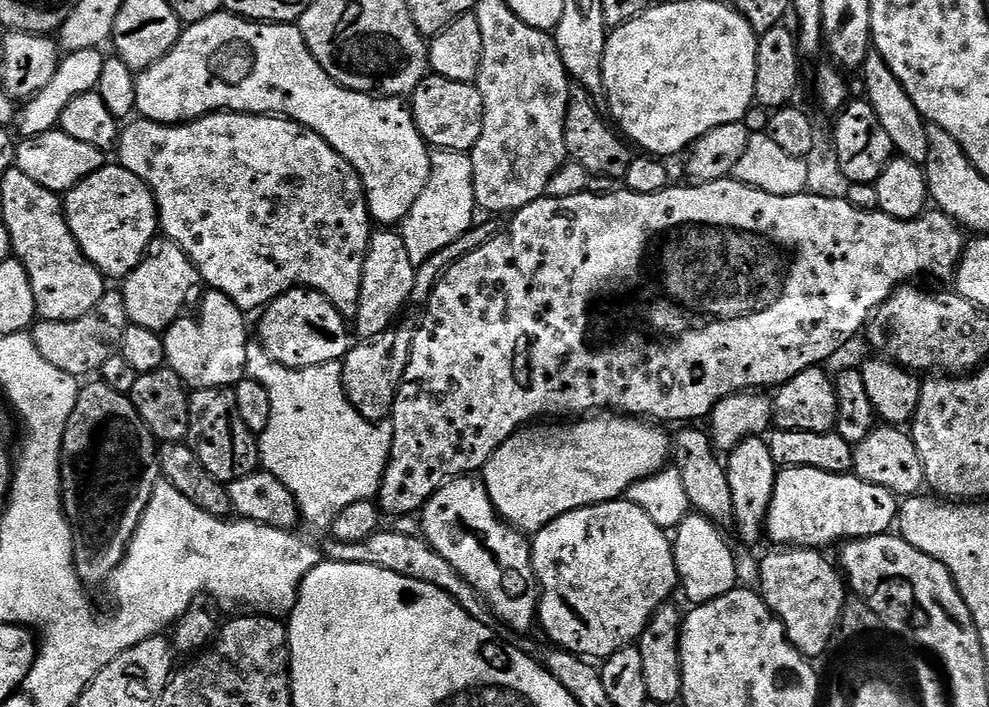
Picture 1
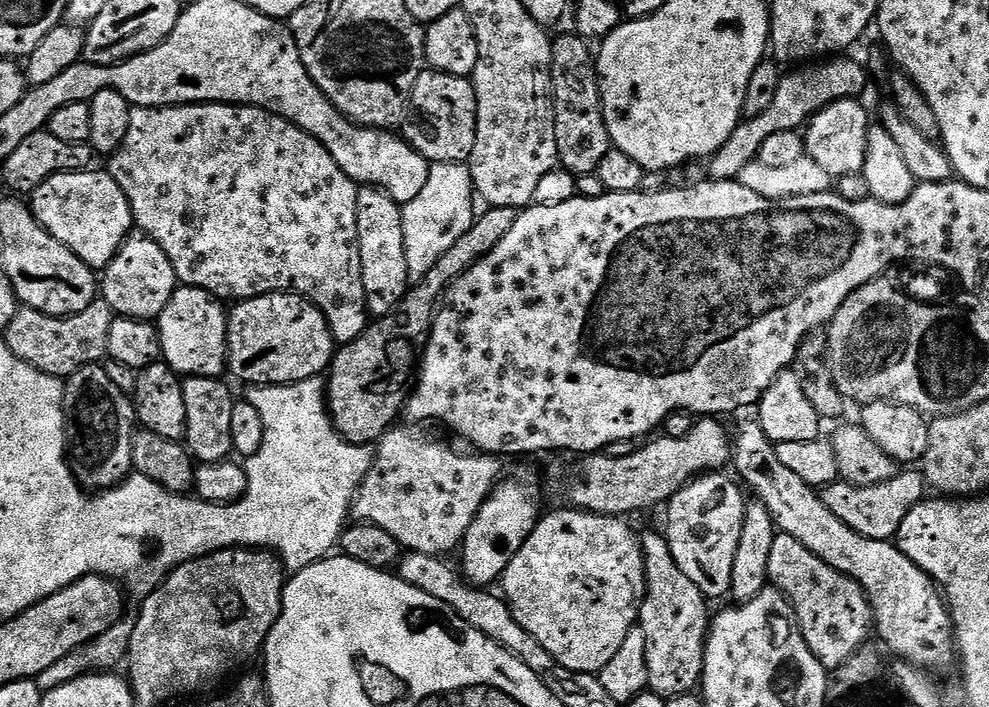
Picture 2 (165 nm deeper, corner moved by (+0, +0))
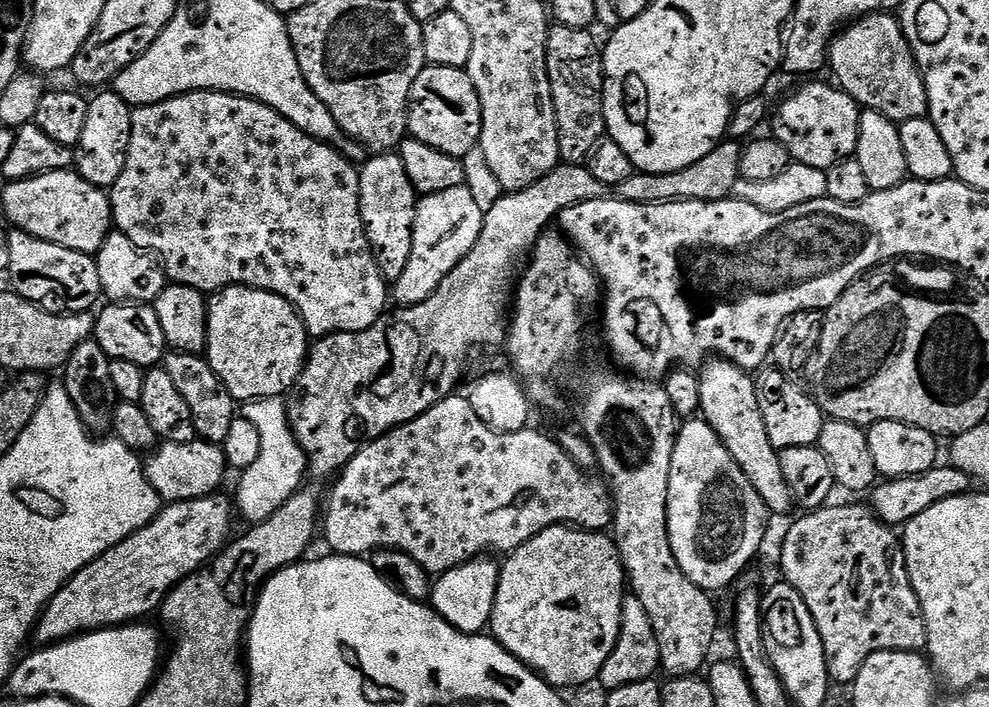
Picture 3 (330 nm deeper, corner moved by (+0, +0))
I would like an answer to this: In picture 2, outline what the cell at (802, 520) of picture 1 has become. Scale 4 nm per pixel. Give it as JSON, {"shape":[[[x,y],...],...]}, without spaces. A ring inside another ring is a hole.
{"shape":[[[902,470],[890,482],[882,482],[878,486],[854,486],[837,482],[823,489],[822,495],[826,506],[850,530],[862,534],[871,540],[892,540],[896,532],[906,522],[906,514],[914,510],[926,496],[926,481],[919,471]]]}

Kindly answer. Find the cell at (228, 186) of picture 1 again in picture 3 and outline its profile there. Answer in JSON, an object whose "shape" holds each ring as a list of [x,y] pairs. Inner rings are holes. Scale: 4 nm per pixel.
{"shape":[[[188,92],[185,96],[175,96],[145,108],[136,108],[132,114],[132,137],[126,154],[126,166],[122,170],[122,174],[118,174],[118,178],[112,184],[110,199],[112,201],[112,223],[115,231],[126,234],[126,238],[130,238],[130,242],[134,242],[134,246],[138,246],[144,249],[145,252],[155,256],[164,269],[165,277],[171,283],[190,286],[194,290],[205,294],[215,294],[221,292],[224,288],[232,288],[236,284],[243,284],[245,288],[257,288],[258,290],[273,292],[282,298],[286,298],[286,302],[290,302],[296,307],[296,313],[302,318],[309,337],[333,336],[339,332],[361,332],[370,326],[374,326],[374,322],[378,322],[389,307],[389,305],[387,306],[388,300],[390,304],[389,281],[385,280],[384,275],[378,270],[378,262],[374,262],[374,254],[370,250],[370,242],[366,238],[364,224],[360,221],[360,173],[357,165],[353,161],[347,160],[340,153],[339,148],[334,148],[332,145],[324,143],[323,140],[316,140],[310,134],[298,130],[298,126],[294,126],[289,120],[282,118],[282,114],[278,114],[273,108],[267,108],[266,105],[260,104],[257,100],[252,100],[248,96],[234,96],[231,92]]]}

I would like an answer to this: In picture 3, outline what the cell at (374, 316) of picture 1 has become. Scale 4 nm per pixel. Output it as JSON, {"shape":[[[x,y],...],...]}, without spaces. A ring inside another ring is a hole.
{"shape":[[[384,150],[369,155],[359,173],[360,221],[364,224],[374,262],[378,262],[378,270],[385,280],[394,282],[402,278],[402,270],[406,270],[406,262],[410,262],[418,193],[410,182],[410,174],[406,174],[399,151]]]}

